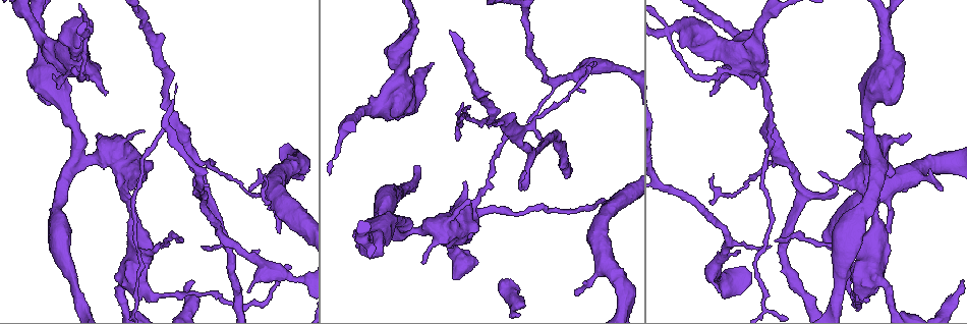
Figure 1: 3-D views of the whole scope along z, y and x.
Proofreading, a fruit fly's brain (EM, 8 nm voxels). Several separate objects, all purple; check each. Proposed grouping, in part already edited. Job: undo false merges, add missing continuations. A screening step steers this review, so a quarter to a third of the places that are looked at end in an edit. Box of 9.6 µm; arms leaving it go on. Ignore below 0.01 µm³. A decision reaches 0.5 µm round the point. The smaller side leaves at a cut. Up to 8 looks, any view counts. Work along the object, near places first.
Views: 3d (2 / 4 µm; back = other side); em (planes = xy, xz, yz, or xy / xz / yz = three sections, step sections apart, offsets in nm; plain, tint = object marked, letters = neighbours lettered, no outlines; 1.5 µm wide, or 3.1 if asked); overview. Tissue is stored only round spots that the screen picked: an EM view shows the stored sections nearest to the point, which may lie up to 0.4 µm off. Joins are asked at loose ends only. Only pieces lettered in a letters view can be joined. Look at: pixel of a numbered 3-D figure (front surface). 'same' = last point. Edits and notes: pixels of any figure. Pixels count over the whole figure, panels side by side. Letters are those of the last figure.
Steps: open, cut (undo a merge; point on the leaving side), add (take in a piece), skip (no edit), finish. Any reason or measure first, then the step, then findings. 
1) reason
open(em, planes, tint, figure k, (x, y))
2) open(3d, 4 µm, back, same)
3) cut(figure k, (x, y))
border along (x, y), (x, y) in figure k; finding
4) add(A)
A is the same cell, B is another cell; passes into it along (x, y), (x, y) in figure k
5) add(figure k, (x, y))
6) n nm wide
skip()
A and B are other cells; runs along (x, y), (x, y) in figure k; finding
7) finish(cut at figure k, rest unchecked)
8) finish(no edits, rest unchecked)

thin arm on a thick one
open(3d, 4 µm, figure 1, (90, 29))

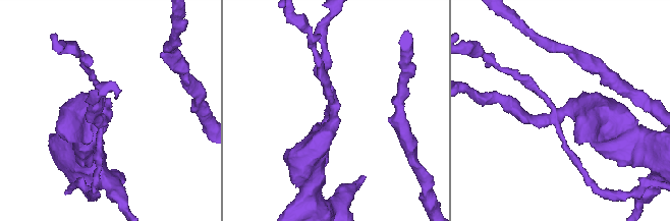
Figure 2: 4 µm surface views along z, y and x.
need the tissue
open(em, xz, step 4, tint, figure 2, (336, 108))

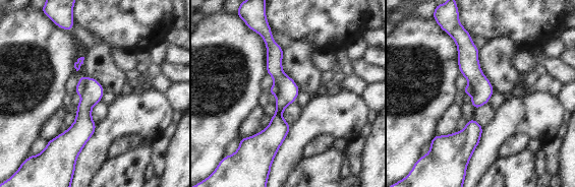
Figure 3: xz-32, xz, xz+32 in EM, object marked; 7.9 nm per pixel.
open(em, planes, letters, same)

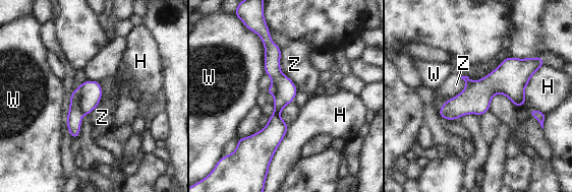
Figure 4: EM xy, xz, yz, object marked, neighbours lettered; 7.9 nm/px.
cut(figure 4, (74, 116))
H, W and Z are other cells; a second neuron is stuck on

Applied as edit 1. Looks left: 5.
free end
open(3d, 4 µm, figure 1, (711, 200))

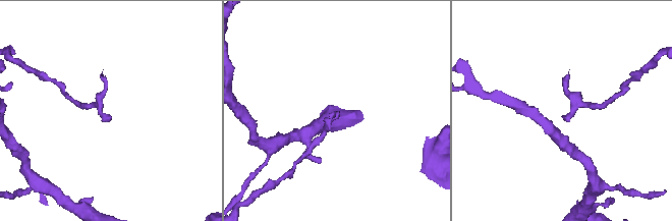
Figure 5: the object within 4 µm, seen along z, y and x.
open(em, yz, step 4, letters, figure 5, (109, 114))

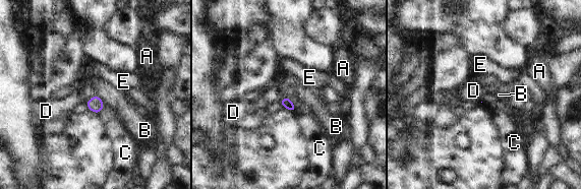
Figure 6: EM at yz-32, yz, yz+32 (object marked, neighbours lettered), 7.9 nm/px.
skip()
A, B, C, D and E are other cells; border along (103, 101), (105, 105) in figure 6; no lettered piece goes on from it

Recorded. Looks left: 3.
an open end
open(em, planes, letters, figure 1, (431, 64))

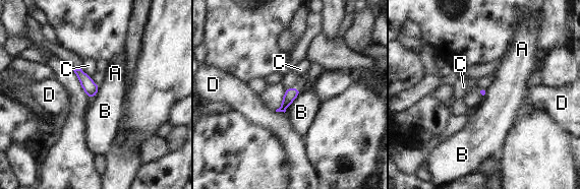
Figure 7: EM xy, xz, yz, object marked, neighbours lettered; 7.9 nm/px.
skip()
A, B, C and D are other cells; border along (302, 91), (284, 112) in figure 7; none of them fits

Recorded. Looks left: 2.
finish(cut at figure 4, rest unchecked)

